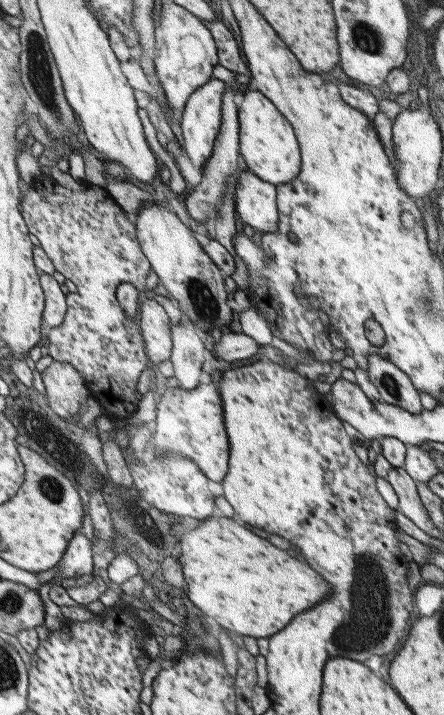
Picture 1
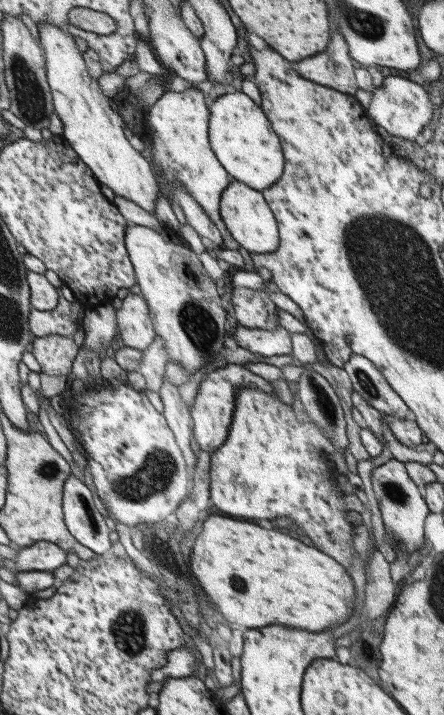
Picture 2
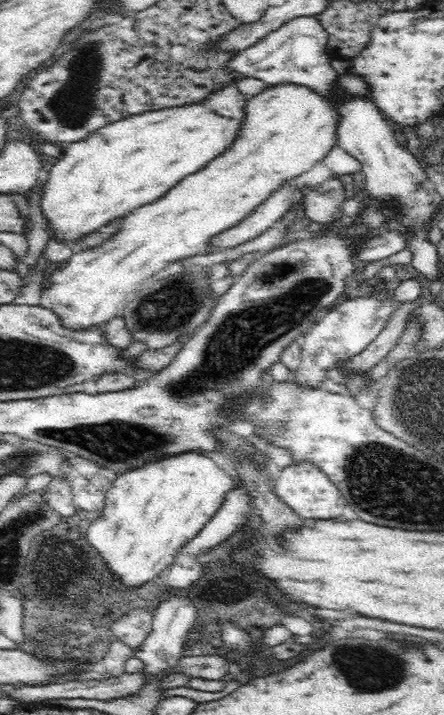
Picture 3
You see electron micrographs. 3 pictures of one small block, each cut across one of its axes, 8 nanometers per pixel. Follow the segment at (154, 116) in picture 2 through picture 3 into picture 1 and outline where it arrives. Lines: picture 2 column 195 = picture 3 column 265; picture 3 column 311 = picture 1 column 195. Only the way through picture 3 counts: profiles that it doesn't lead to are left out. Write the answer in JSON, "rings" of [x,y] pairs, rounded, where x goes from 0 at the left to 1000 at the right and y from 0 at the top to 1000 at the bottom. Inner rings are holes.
{"rings":[[[473,110],[432,129],[421,148],[414,150],[412,165],[401,173],[408,206],[441,235],[457,236],[482,217],[482,193],[491,193],[495,178],[502,176],[502,131],[509,115]]]}

